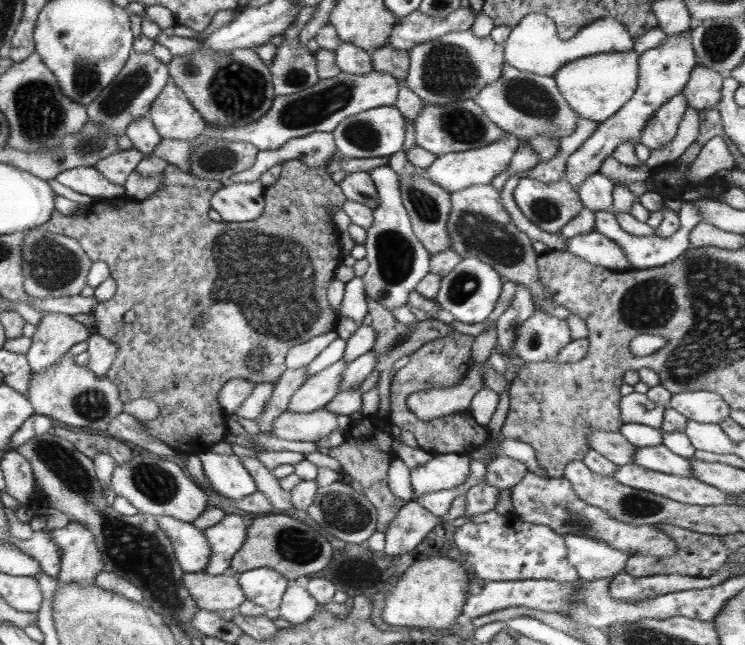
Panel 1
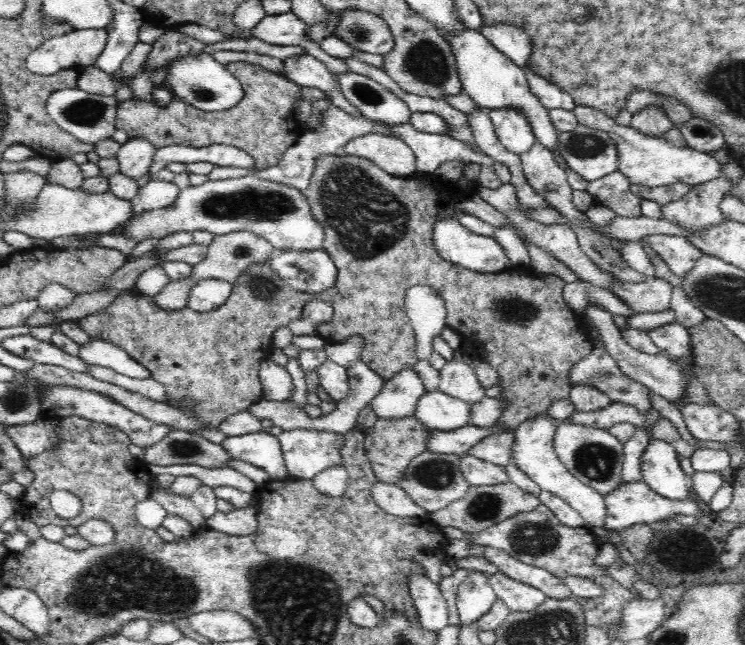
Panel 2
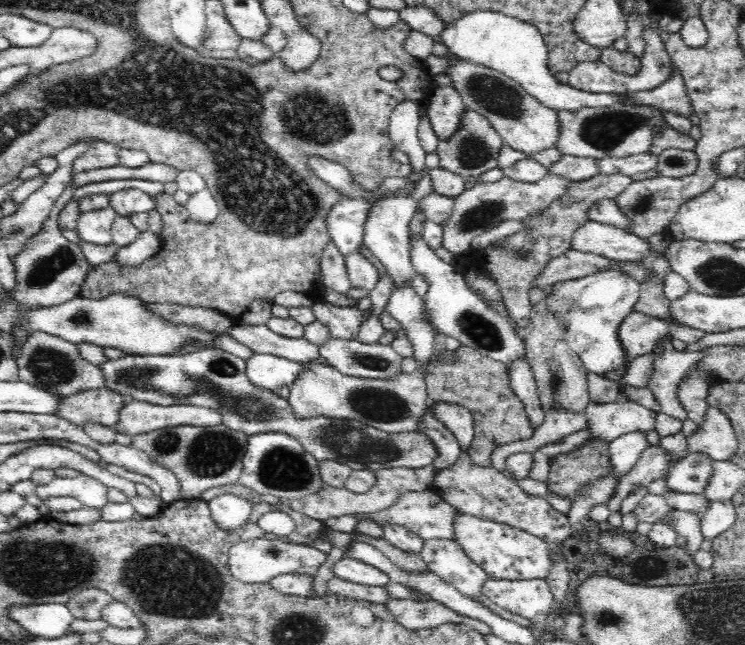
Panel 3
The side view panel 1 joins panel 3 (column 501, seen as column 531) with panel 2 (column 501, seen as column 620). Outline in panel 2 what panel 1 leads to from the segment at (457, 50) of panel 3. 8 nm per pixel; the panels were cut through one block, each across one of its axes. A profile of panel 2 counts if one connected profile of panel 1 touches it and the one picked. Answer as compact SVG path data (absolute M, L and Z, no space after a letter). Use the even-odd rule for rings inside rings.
M483 24L480 32L519 67L527 65L531 55L531 38L527 32L514 24Z

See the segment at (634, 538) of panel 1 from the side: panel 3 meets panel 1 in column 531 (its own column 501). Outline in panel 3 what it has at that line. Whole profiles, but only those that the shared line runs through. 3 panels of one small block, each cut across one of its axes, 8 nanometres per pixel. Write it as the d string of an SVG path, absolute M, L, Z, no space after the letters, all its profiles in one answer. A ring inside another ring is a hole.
M432 400L430 411L454 433L462 449L459 459L452 468L438 469L438 474L433 480L434 488L439 490L439 494L448 504L461 513L522 529L553 545L560 544L571 535L571 524L567 513L558 512L545 497L526 494L516 480L504 476L493 467L478 466L472 462L467 451L474 432L473 414L470 410L459 404Z

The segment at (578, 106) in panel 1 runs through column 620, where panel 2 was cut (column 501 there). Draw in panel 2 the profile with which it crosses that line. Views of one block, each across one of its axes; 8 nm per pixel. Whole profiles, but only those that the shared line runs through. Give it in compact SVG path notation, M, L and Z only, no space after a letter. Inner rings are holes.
M465 29L458 34L442 34L444 40L450 43L450 49L456 59L457 71L461 79L461 85L472 100L485 109L501 109L506 107L518 109L528 117L530 127L534 131L537 142L552 151L556 162L568 170L568 163L558 153L556 142L559 132L553 125L547 108L529 92L528 81L524 71L514 64L503 52L500 52L491 42L478 30Z

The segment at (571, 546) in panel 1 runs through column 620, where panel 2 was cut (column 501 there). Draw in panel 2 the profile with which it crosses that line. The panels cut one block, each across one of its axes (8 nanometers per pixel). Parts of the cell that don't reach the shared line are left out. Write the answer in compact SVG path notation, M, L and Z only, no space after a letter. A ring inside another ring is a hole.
M486 546L484 558L496 565L506 576L541 590L547 597L567 599L573 595L568 585L559 576L546 569L520 562L502 550Z

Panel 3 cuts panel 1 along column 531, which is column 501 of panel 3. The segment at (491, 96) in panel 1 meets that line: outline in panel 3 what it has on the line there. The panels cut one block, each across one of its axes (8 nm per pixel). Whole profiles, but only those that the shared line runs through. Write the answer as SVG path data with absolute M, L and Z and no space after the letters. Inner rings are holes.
M442 42L435 43L433 54L453 58L444 73L450 77L465 106L485 116L506 145L529 155L539 154L545 148L556 147L560 134L557 111L540 103L520 83L496 69L458 58Z

